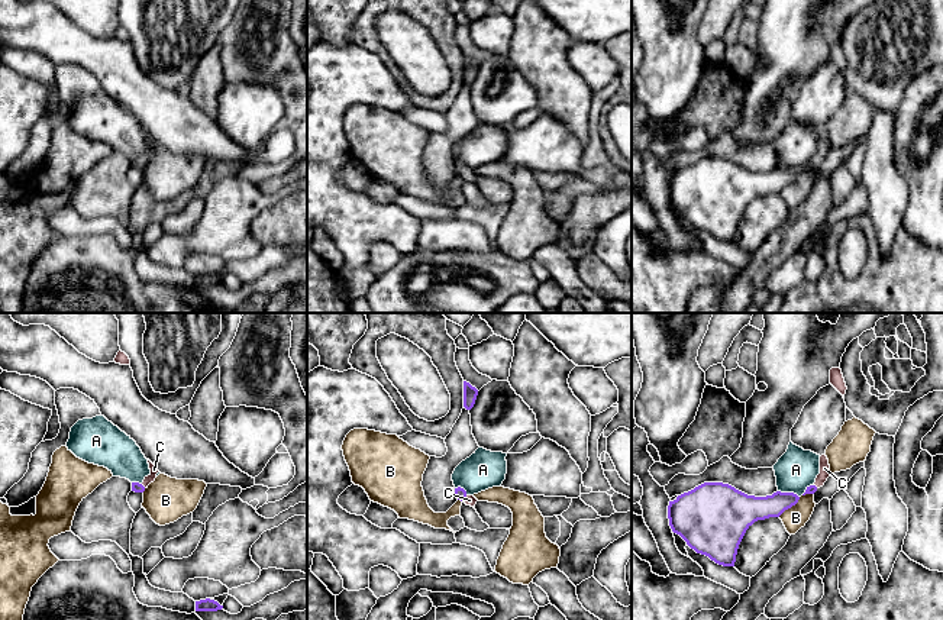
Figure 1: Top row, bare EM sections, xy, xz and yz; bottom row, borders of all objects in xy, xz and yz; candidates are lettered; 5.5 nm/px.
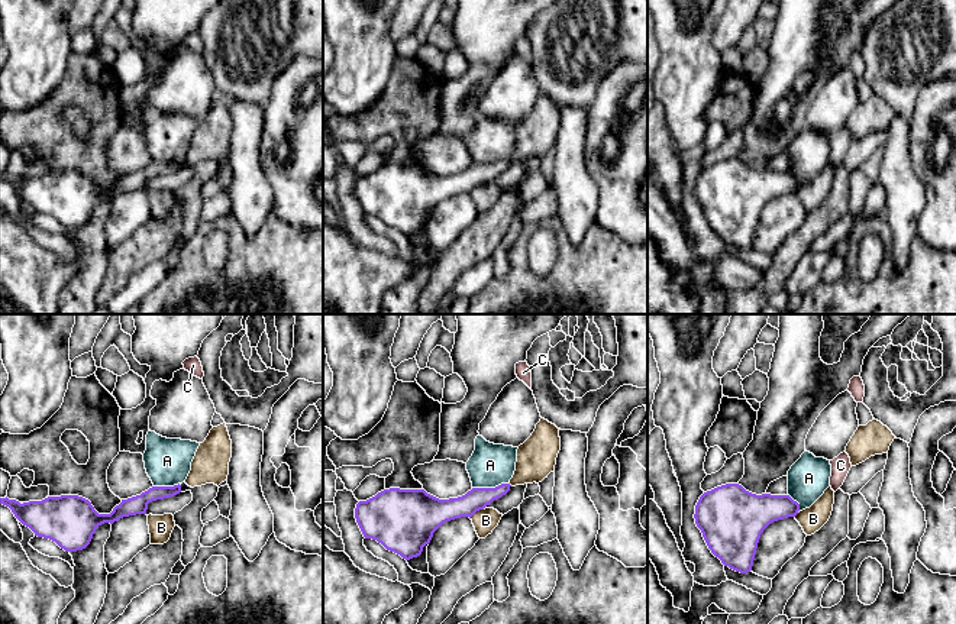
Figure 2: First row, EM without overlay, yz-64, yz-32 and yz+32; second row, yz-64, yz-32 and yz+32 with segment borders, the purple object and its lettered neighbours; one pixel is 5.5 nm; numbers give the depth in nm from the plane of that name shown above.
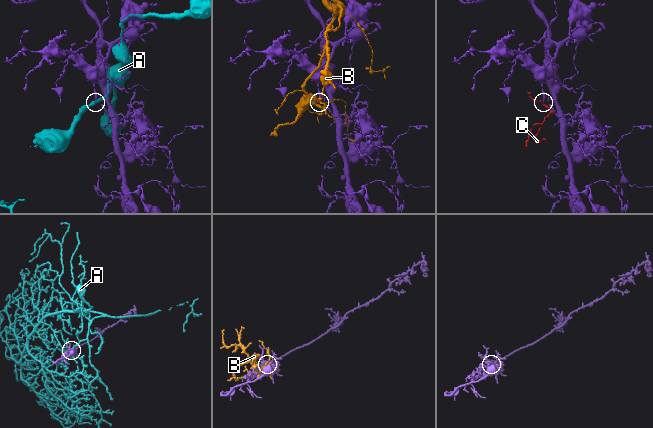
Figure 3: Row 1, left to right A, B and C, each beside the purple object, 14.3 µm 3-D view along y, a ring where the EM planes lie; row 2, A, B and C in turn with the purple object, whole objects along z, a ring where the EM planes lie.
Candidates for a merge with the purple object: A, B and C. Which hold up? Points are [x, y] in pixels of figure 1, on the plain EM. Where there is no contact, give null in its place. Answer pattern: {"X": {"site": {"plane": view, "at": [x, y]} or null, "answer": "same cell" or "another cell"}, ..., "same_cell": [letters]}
{"A": {"site": {"plane": "yz", "at": [788, 168]}, "answer": "another cell"}, "B": {"site": {"plane": "yz", "at": [790, 183]}, "answer": "another cell"}, "C": {"site": {"plane": "xz", "at": [464, 174]}, "answer": "same cell"}, "same_cell": ["C"]}

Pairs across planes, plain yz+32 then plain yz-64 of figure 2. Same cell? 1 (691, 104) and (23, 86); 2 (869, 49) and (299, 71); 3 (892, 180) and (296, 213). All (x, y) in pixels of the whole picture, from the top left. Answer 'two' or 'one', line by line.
1: one
2: two
3: two

